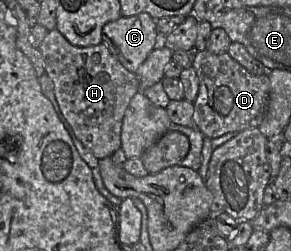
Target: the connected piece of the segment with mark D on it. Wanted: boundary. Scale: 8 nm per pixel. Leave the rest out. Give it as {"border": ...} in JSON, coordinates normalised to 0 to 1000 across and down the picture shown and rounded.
{"border":[[[667,203],[660,263],[684,323],[667,402],[667,494],[701,546],[739,554],[790,526],[887,510],[918,438],[928,319],[918,299],[866,299],[784,211]]]}

